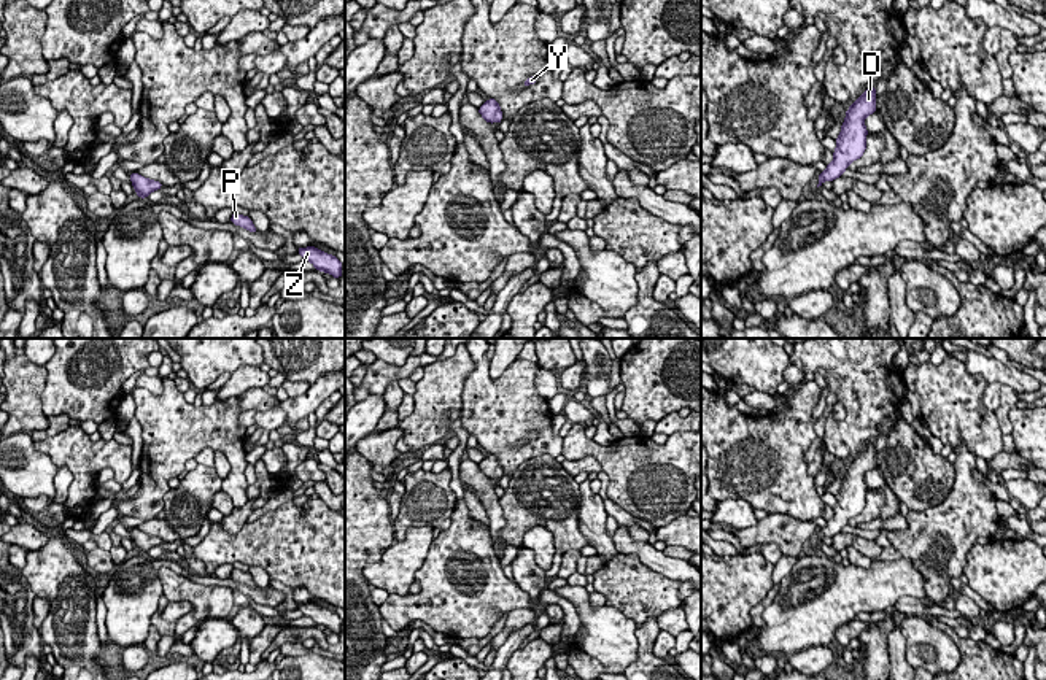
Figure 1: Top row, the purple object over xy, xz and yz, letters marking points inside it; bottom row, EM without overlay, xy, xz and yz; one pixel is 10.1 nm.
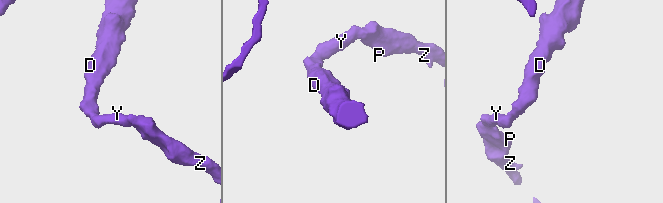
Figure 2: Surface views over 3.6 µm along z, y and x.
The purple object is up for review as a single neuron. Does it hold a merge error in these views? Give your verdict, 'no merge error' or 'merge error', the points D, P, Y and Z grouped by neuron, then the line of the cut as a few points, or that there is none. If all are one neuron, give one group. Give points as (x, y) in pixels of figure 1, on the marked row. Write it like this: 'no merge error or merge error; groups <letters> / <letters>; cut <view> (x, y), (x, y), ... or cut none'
no merge error; groups D P Y Z; cut none

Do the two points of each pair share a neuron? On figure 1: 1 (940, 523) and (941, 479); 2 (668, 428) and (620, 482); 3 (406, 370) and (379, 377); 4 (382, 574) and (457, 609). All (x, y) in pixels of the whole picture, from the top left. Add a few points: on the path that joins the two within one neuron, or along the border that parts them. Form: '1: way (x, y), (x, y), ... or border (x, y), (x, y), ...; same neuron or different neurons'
1: border (956, 469), (953, 488), (940, 502), (910, 510); different neurons
2: border (684, 431), (676, 431), (668, 437); different neurons
3: way (399, 372), (385, 374); same neuron
4: border (390, 593), (409, 594); different neurons

